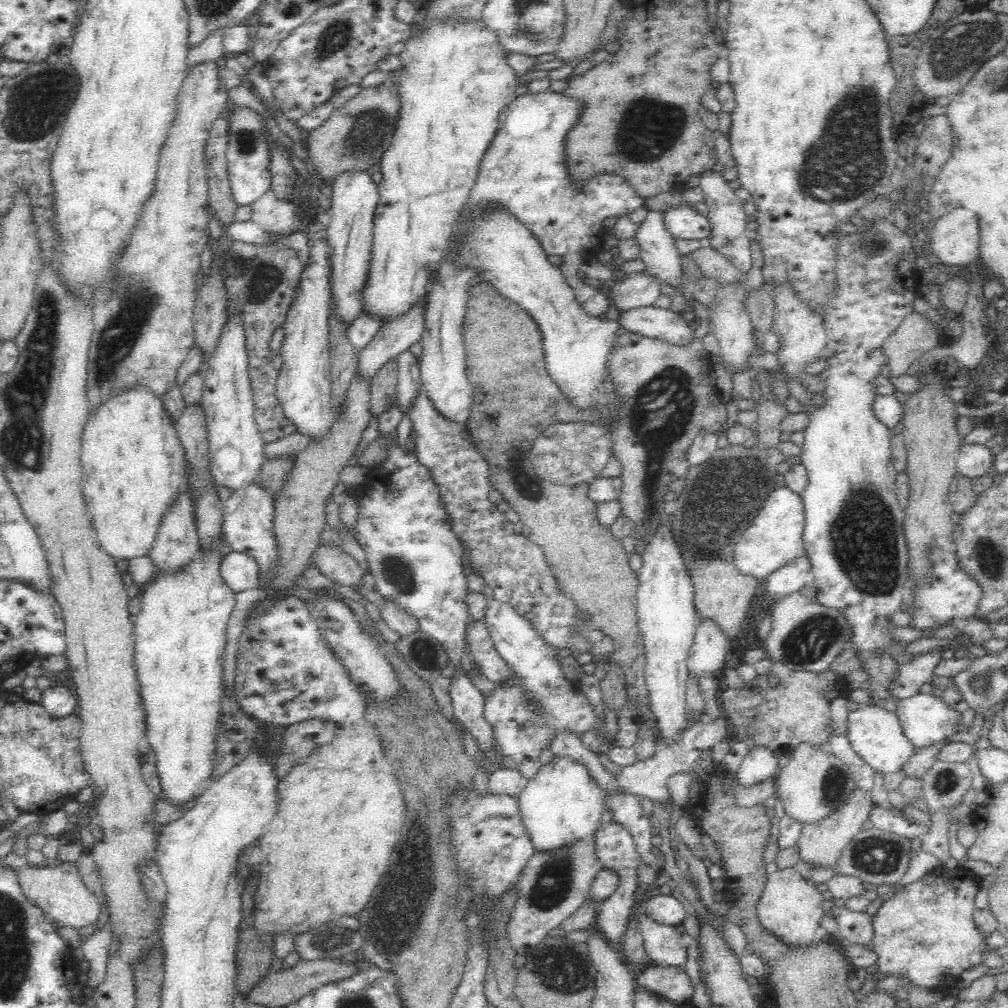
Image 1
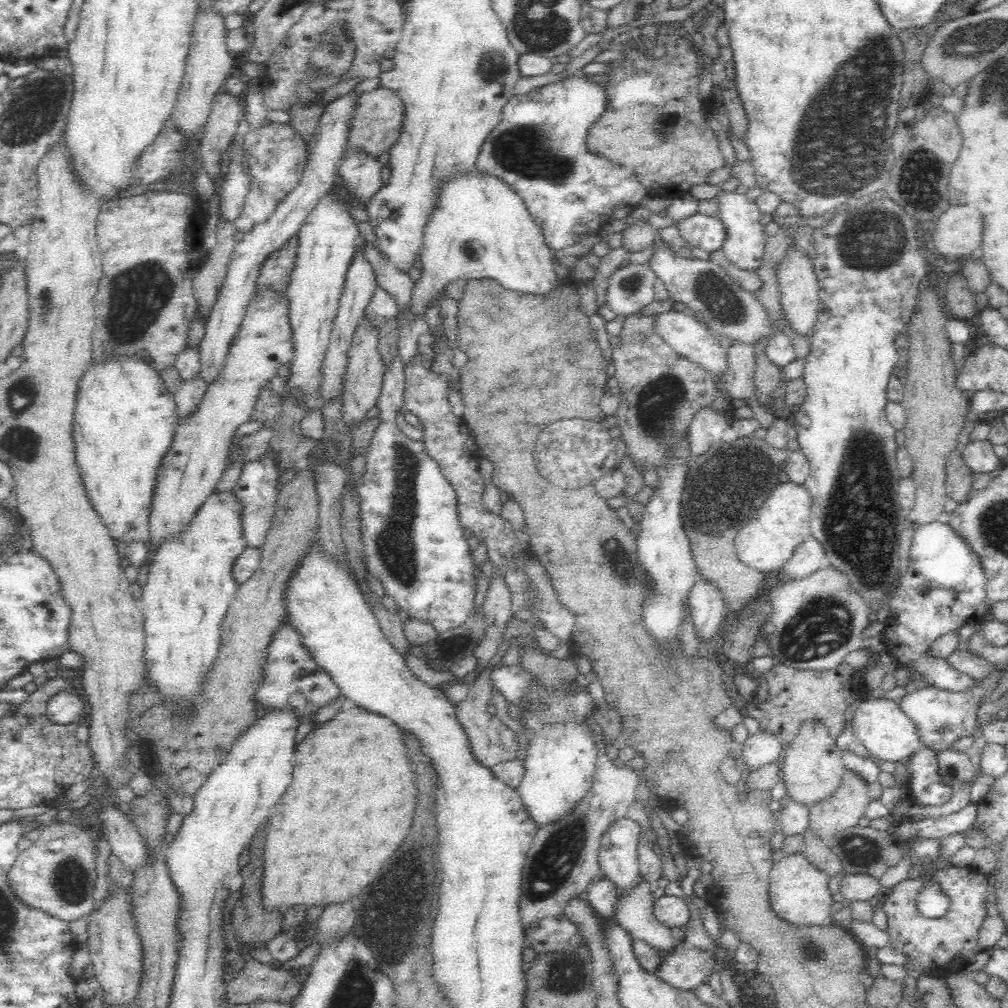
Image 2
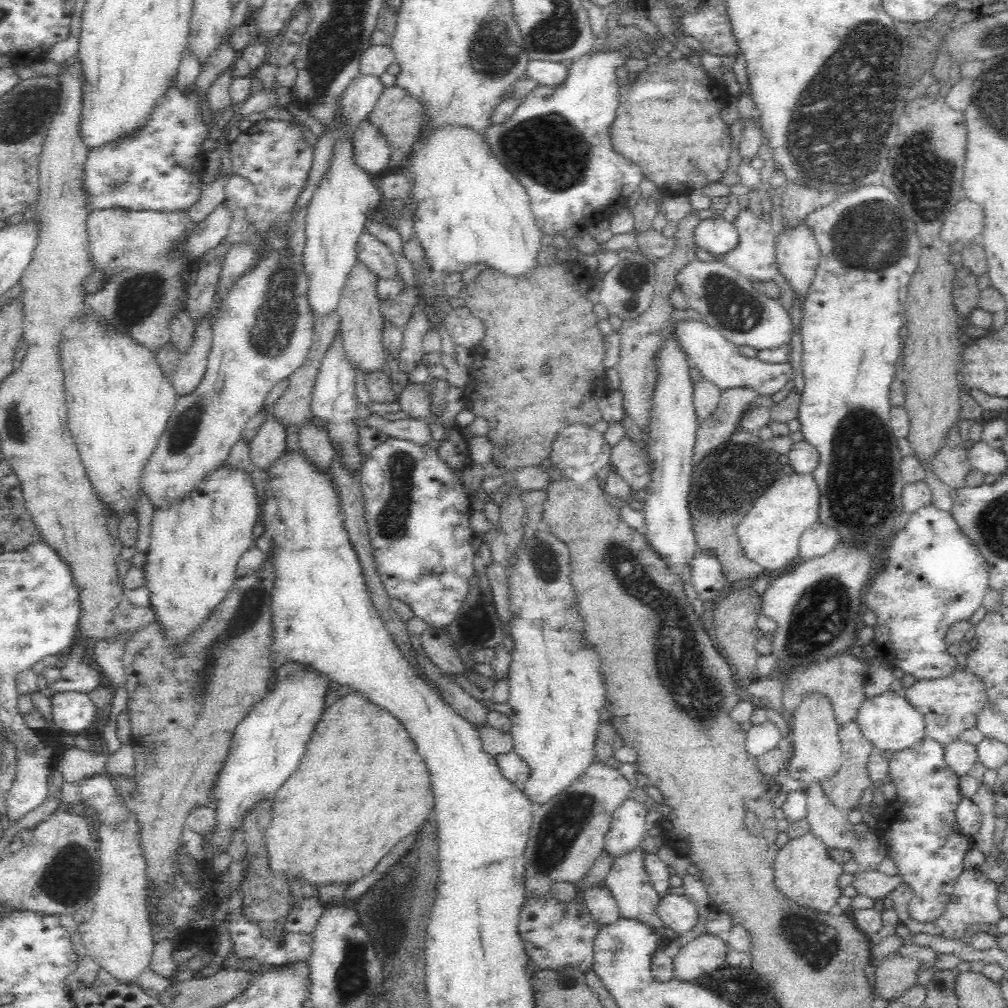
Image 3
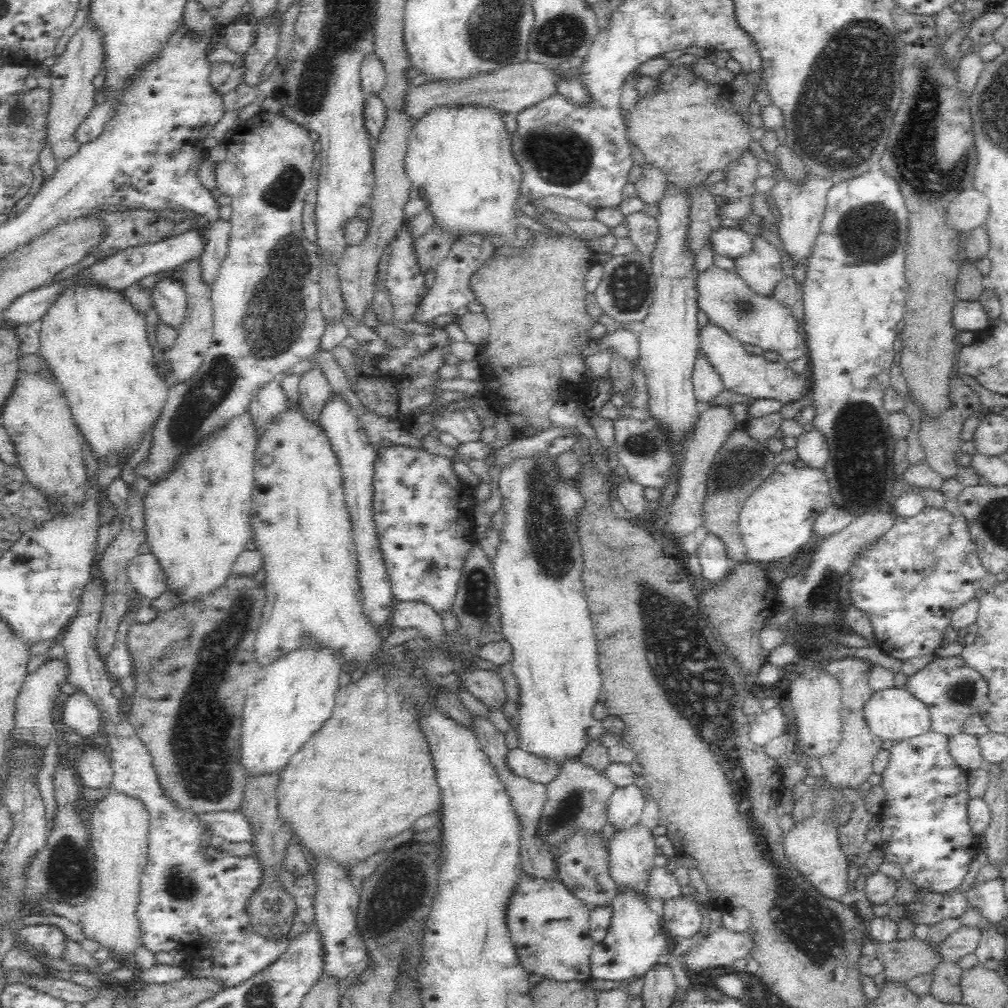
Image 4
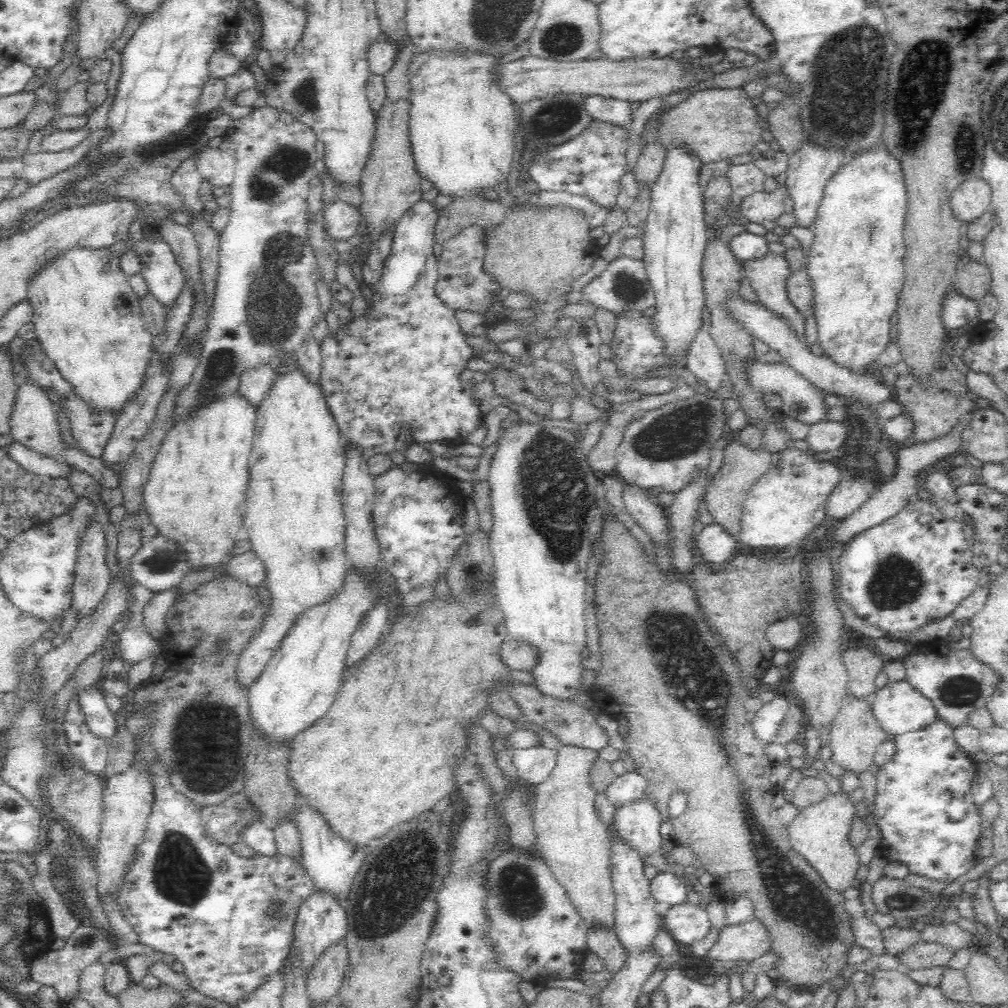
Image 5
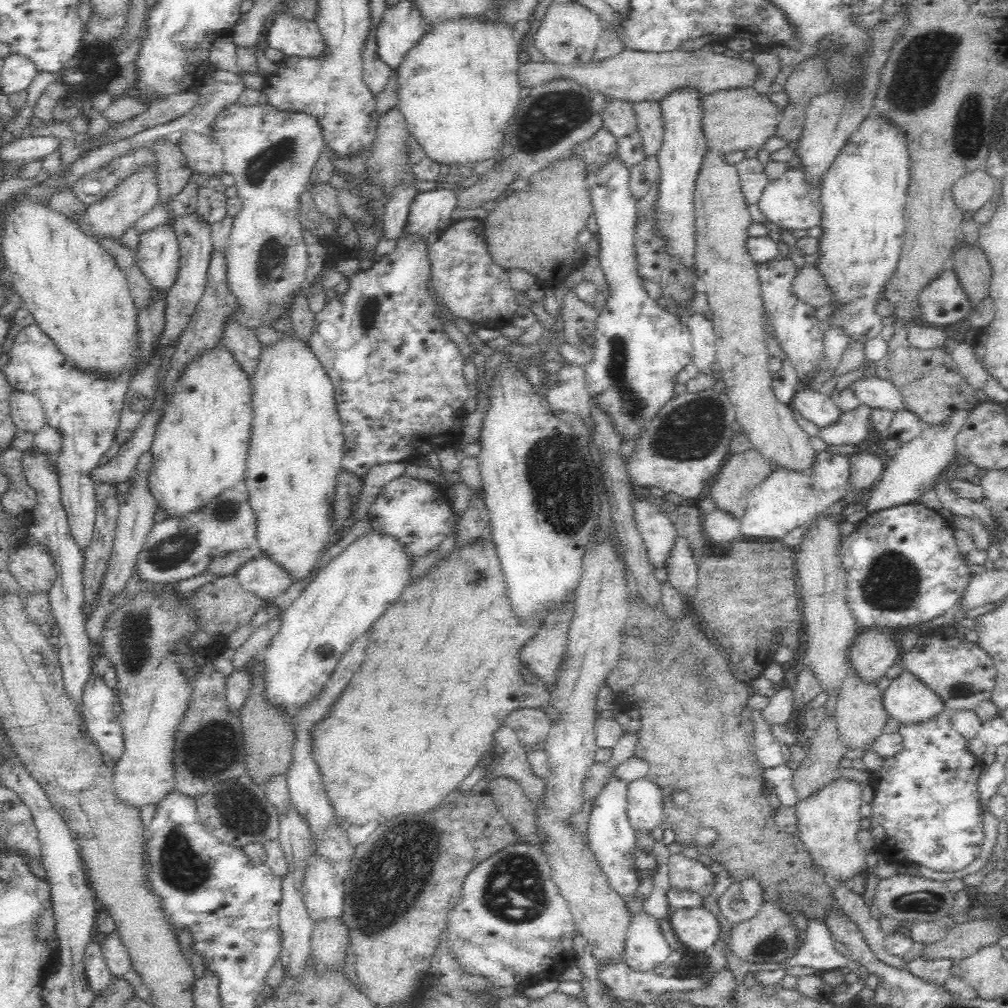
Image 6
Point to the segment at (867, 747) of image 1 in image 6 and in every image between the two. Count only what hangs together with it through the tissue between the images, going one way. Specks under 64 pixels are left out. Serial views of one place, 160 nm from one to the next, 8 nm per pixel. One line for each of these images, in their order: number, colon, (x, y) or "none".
2: (882, 727)
3: (889, 720)
4: (894, 713)
5: (899, 707)
6: (908, 699)

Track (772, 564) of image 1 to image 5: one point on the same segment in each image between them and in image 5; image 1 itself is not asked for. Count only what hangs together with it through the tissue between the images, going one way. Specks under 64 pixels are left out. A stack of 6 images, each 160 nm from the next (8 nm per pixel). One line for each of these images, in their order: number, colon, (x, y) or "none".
2: (767, 543)
3: (769, 534)
4: (777, 519)
5: (789, 501)

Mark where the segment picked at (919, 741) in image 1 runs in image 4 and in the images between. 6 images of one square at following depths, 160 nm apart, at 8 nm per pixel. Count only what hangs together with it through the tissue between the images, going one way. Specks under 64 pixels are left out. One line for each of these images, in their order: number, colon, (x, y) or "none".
2: (941, 716)
3: (950, 703)
4: (953, 690)

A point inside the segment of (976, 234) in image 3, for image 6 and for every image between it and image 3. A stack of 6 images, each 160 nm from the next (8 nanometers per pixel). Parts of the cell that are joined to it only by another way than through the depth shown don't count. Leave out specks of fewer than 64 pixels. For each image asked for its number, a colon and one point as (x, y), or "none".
4: (968, 210)
5: (969, 201)
6: (970, 191)

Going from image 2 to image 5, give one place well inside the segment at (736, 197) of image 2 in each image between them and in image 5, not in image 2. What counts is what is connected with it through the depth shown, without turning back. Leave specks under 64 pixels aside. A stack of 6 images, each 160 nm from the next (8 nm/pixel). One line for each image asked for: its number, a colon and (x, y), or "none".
3: (754, 258)
4: (761, 270)
5: (768, 276)

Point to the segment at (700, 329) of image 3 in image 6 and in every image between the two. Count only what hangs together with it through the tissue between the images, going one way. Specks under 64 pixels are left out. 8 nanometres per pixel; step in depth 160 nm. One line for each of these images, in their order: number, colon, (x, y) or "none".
4: (741, 372)
5: (802, 401)
6: (813, 403)

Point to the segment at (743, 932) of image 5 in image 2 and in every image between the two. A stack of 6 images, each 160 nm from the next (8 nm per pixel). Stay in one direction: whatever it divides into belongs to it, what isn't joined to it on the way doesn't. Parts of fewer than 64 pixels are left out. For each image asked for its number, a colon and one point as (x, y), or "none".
2: (686, 968)
3: (706, 952)
4: (721, 947)

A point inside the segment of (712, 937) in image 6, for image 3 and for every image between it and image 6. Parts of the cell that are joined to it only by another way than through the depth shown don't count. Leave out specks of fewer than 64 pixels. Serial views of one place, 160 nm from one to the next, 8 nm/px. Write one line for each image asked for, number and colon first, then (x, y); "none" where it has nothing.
3: (678, 913)
4: (681, 918)
5: (688, 922)

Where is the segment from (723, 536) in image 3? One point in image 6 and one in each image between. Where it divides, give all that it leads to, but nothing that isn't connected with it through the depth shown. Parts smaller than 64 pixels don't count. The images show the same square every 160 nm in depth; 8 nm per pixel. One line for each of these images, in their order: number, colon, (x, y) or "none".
4: (741, 464)
5: (742, 467)
6: (738, 475)

